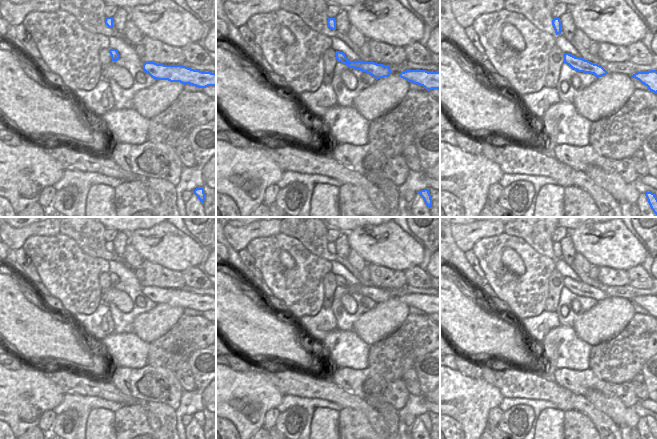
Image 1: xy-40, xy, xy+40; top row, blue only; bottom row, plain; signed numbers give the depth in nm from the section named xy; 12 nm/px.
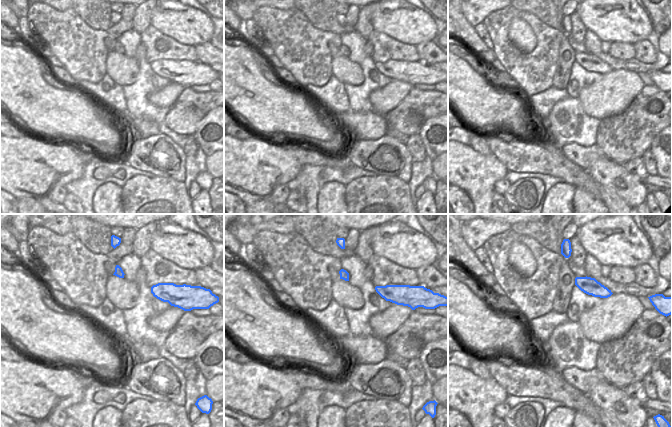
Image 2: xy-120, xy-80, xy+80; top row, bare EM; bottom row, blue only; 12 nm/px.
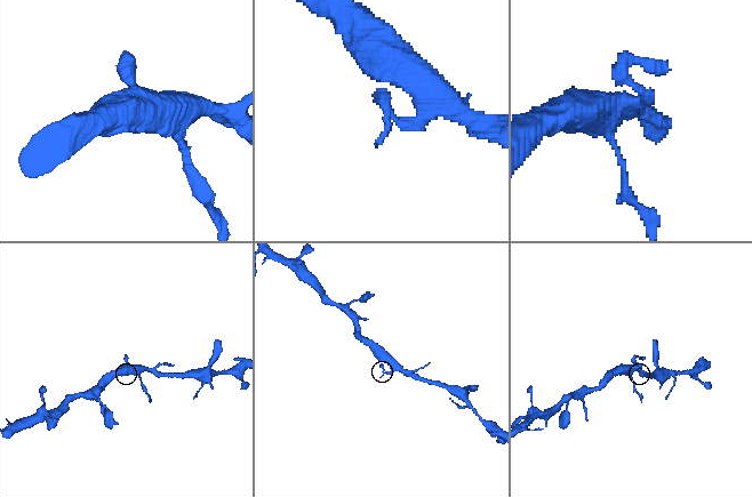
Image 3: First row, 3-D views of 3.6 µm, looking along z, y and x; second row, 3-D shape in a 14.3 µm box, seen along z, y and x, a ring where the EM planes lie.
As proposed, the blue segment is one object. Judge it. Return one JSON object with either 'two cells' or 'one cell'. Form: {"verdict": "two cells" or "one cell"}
{"verdict": "two cells"}

